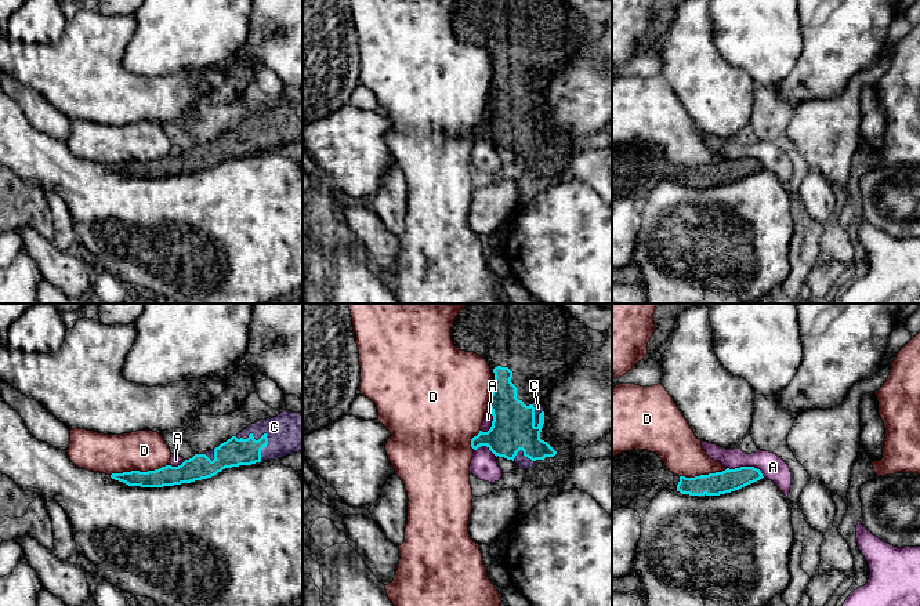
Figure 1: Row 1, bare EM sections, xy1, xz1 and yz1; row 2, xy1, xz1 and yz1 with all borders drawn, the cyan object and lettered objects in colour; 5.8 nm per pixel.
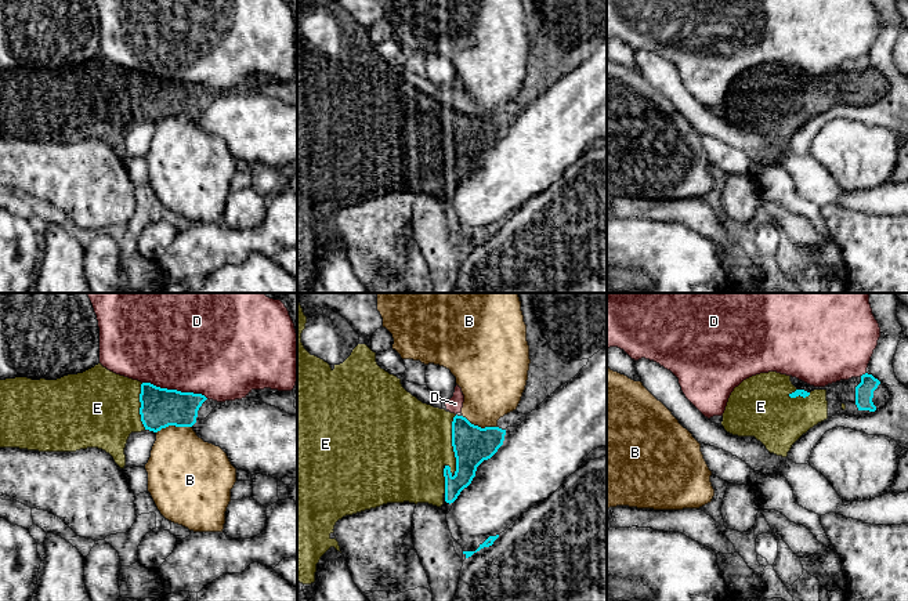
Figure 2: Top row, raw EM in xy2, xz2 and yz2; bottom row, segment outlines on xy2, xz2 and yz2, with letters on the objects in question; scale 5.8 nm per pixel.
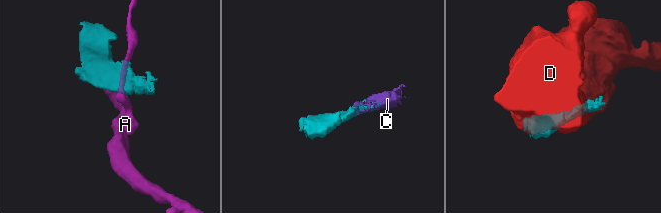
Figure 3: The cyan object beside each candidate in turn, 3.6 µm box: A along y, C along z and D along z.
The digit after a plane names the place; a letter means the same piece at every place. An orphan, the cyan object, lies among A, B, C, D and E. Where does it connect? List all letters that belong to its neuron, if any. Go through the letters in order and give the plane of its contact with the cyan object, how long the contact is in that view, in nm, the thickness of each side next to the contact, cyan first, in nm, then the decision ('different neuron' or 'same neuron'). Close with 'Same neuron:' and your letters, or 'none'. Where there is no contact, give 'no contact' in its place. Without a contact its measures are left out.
A: yz1 | 240 nm | 130/140 nm | different neuron
B: xy2 | 220 nm | 220/380 nm | different neuron
C: xy1 | 220 nm | 160/240 nm | same neuron
D: xy2 | 400 nm | 220/500 nm | different neuron
E: xz2 | 340 nm | 220/480 nm | same neuron
Same neuron: C, E

